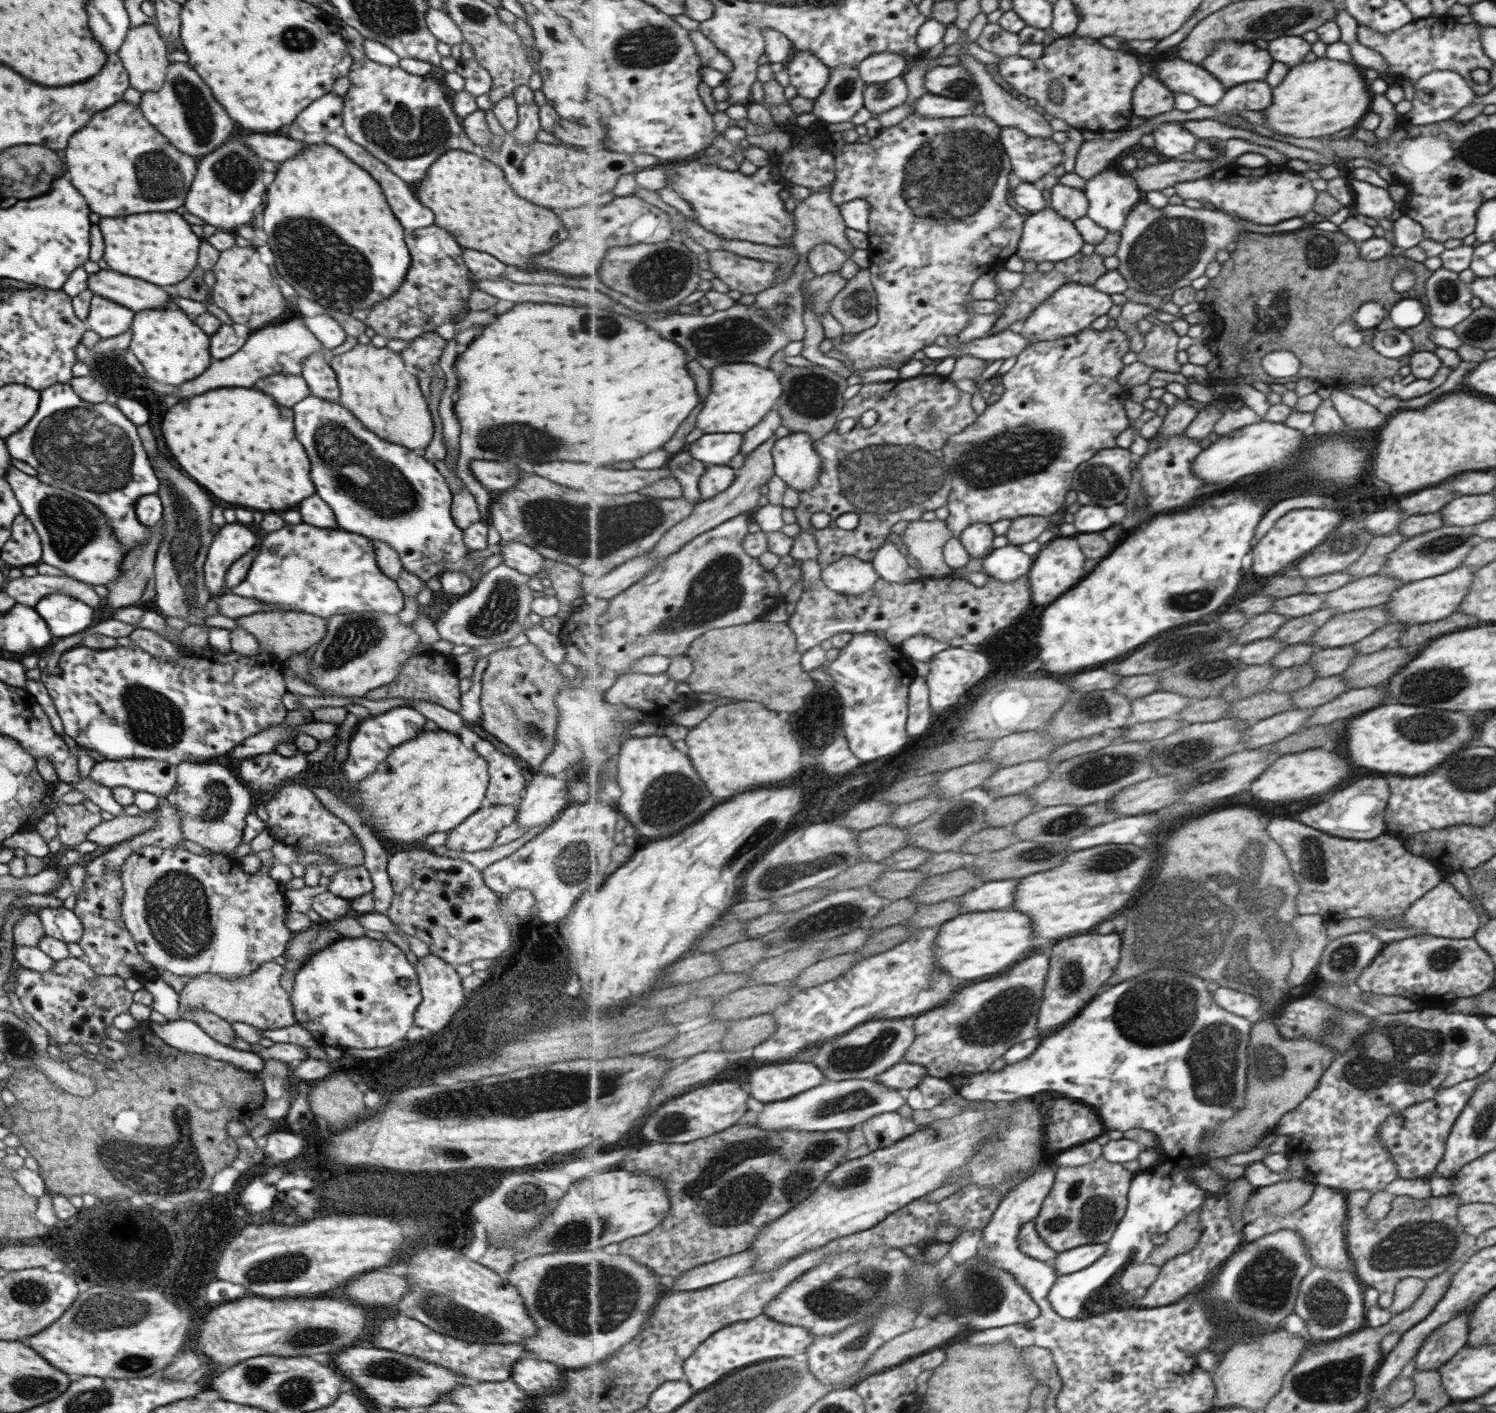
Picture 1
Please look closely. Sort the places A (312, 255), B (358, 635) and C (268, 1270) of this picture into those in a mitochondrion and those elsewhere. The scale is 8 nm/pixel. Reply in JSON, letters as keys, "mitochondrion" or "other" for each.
{"A":"mitochondrion","B":"mitochondrion","C":"mitochondrion"}

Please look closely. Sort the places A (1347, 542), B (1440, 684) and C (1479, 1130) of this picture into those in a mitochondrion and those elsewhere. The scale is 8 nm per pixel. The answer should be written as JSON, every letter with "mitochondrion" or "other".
{"A":"mitochondrion","B":"mitochondrion","C":"mitochondrion"}

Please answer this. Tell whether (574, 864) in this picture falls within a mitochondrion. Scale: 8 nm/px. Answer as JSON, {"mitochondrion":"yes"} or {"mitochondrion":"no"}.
{"mitochondrion":"yes"}

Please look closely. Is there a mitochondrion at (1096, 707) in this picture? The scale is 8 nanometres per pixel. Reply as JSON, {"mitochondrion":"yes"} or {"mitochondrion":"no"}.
{"mitochondrion":"yes"}

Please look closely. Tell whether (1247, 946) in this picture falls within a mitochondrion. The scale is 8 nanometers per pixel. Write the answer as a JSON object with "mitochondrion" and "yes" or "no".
{"mitochondrion":"yes"}

